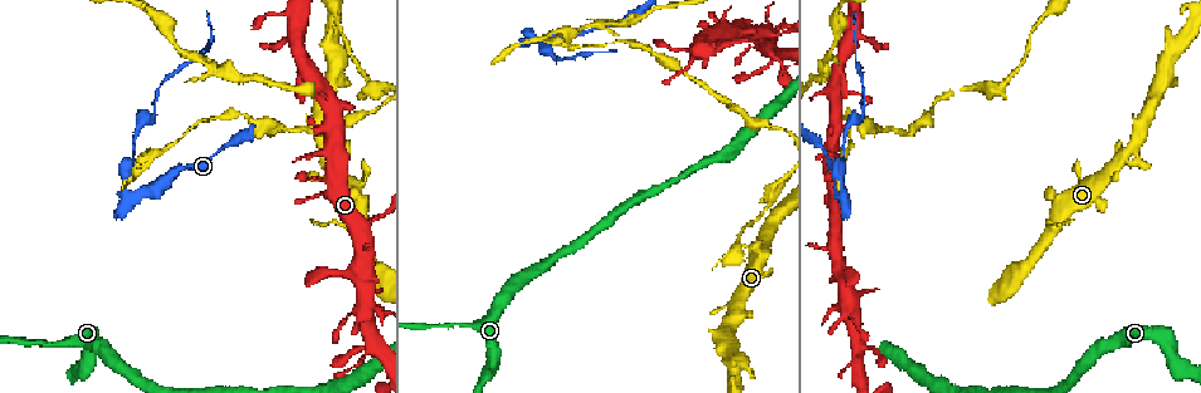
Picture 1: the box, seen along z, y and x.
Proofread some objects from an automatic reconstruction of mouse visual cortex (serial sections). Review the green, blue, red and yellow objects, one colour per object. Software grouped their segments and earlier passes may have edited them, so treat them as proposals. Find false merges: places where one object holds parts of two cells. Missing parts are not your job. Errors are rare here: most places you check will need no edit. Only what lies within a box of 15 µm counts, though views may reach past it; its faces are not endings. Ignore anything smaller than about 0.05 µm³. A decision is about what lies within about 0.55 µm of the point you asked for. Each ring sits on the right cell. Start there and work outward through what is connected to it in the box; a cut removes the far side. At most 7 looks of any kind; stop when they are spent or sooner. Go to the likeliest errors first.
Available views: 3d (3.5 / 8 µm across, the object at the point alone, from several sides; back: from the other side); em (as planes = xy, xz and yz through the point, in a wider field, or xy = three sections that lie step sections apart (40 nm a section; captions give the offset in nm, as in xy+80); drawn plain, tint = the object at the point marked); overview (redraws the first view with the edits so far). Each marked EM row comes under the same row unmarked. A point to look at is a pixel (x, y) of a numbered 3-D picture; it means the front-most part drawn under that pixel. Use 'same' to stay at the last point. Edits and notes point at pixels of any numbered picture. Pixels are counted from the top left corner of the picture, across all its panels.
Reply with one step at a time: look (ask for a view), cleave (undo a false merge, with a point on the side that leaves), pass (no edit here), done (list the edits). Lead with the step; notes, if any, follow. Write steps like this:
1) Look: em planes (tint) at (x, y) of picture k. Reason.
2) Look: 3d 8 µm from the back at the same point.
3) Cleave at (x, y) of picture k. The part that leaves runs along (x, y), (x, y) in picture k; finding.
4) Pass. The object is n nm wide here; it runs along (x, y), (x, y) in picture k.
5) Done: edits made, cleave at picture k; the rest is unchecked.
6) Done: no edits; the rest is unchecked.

Look: 3d 3.5 µm at (131, 193) of picture 1. Thick turns thin.

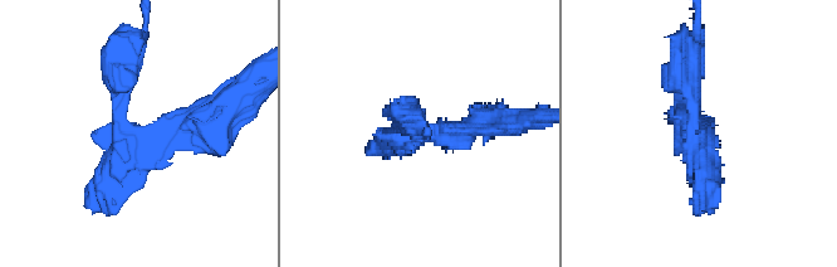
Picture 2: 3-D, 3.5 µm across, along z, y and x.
Look: em planes (tint) at (139, 141) of picture 2.

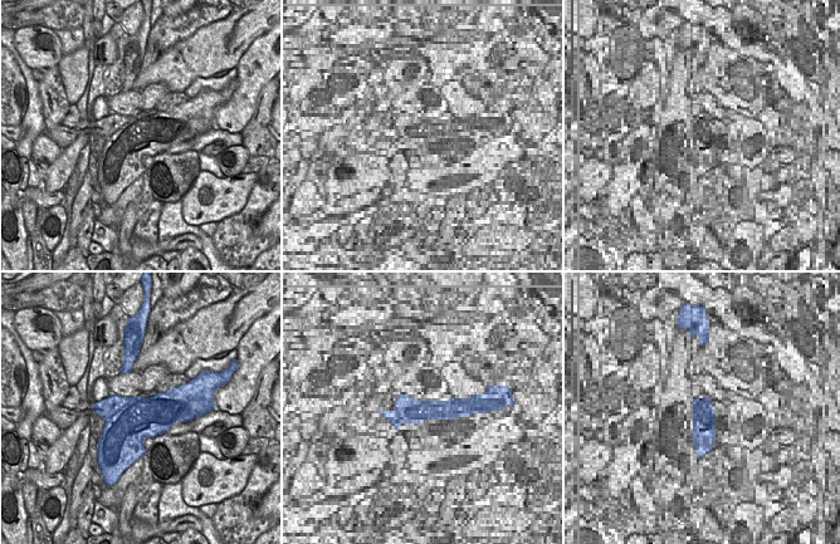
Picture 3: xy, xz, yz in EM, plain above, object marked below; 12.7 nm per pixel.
Cleave at (112, 79) of picture 2. 3 arms meet here; the part that leaves runs along (117, 122), (117, 76), (143, 30) in picture 2; two cells meet here.

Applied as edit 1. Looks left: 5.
Look: 3d 3.5 µm at (365, 222) of picture 1. Three-way junction.

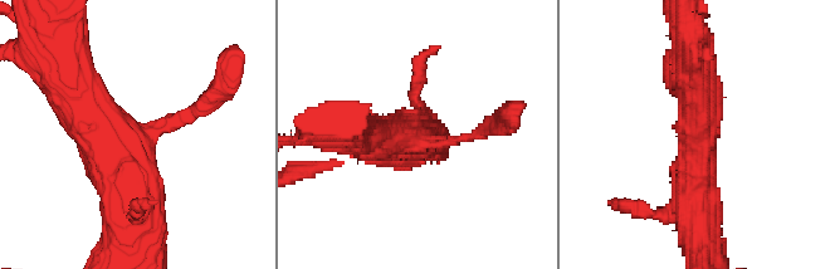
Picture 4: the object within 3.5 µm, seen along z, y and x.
Look: em xy step 5 (tint) at (137, 132) of picture 4. Need the tissue.

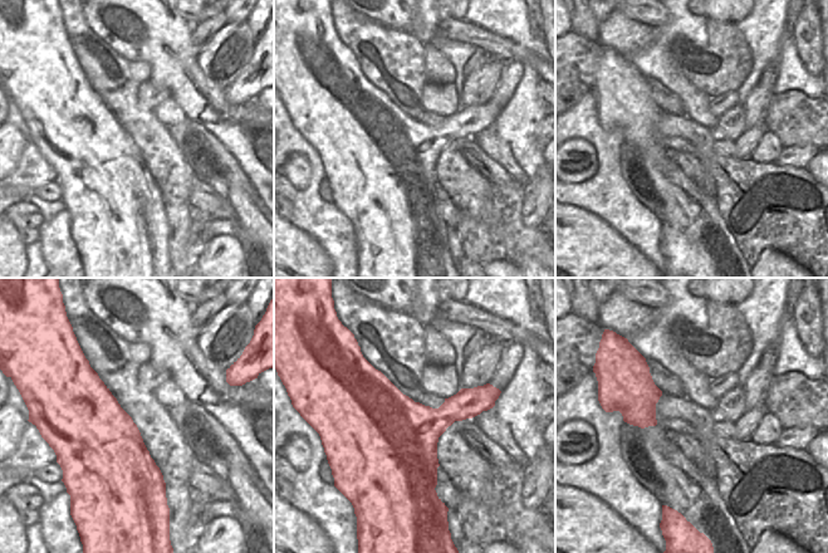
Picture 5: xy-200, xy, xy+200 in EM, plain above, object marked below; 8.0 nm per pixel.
Pass. Continuous, no second cell.

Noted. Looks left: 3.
Look: 3d 8 µm at (845, 309) of picture 1. Calibre changes.

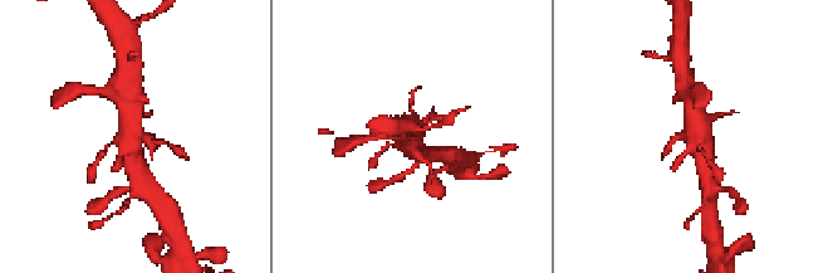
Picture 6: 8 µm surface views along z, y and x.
Look: em xy step 2 (tint) at (693, 138) of picture 6.

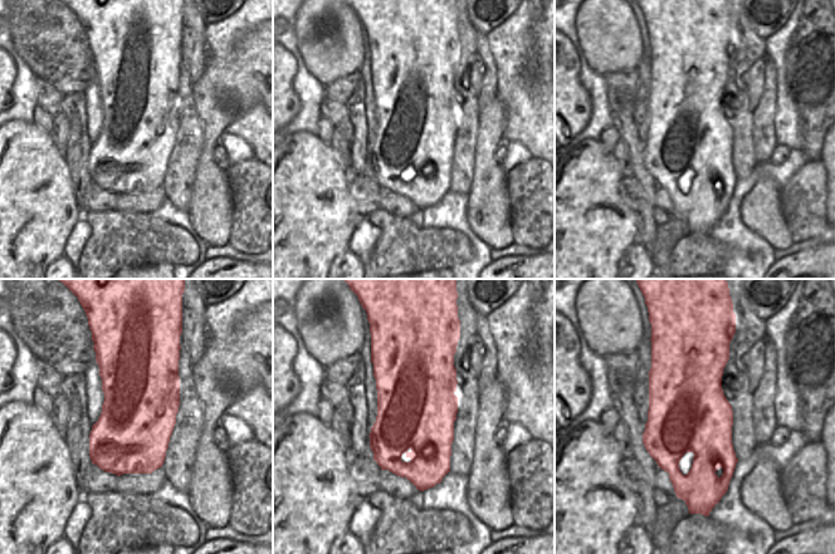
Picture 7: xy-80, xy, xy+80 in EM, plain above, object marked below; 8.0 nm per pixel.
Pass. It runs along (687, 93), (706, 160) in picture 6; continuous, no second cell.

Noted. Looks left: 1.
Done: edits made, cleave at picture 2; the rest is unchecked.

